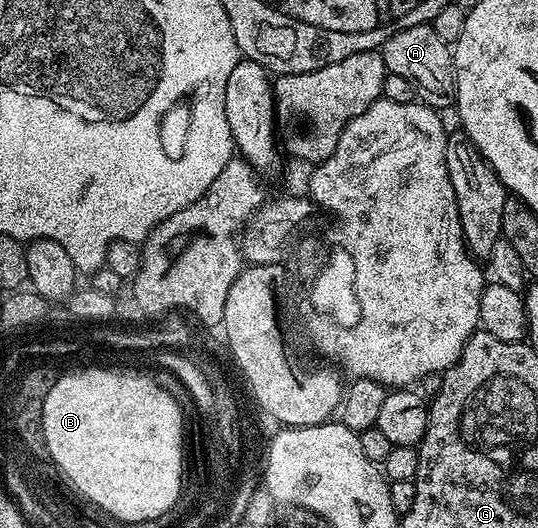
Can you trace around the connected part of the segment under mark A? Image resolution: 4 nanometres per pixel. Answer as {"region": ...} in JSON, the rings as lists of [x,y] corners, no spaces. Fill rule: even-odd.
{"region":[[[432,24],[407,27],[379,47],[386,73],[403,75],[417,88],[418,98],[438,111],[452,110],[457,104],[457,68],[453,65],[453,49],[439,35]]]}

